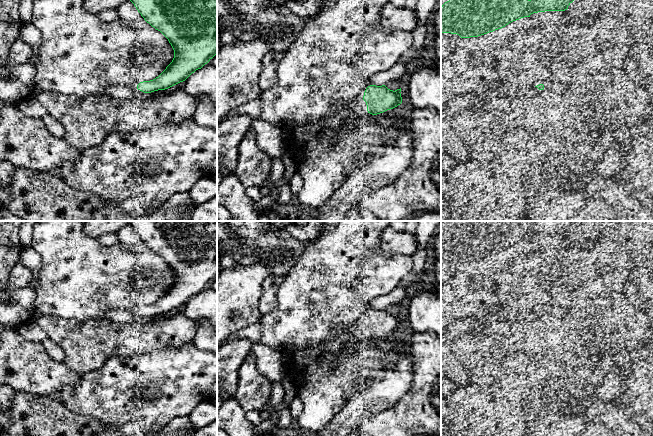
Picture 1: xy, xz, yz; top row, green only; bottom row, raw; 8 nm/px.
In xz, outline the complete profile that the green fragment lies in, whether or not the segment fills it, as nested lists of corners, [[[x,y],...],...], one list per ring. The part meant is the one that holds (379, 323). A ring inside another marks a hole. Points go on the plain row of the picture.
[[[370,309],[366,312],[364,320],[350,333],[352,345],[367,340],[369,337],[377,339],[393,333],[402,327],[401,312],[395,315],[385,309]]]

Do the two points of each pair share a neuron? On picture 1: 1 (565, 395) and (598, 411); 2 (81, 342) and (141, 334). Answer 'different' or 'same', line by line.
1: same
2: same

